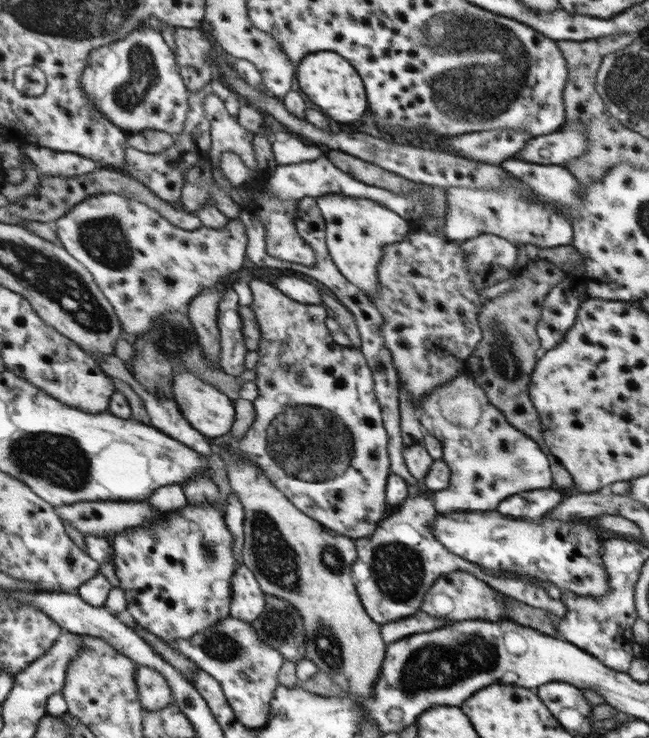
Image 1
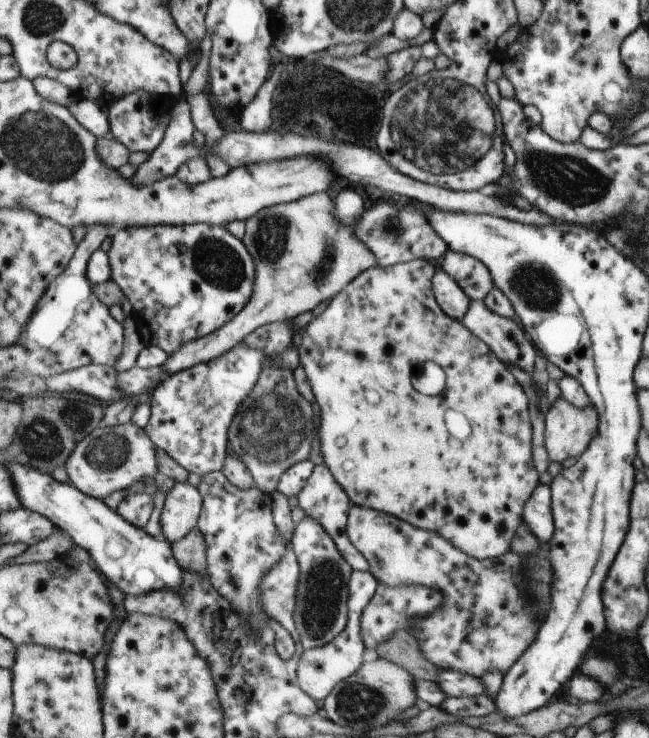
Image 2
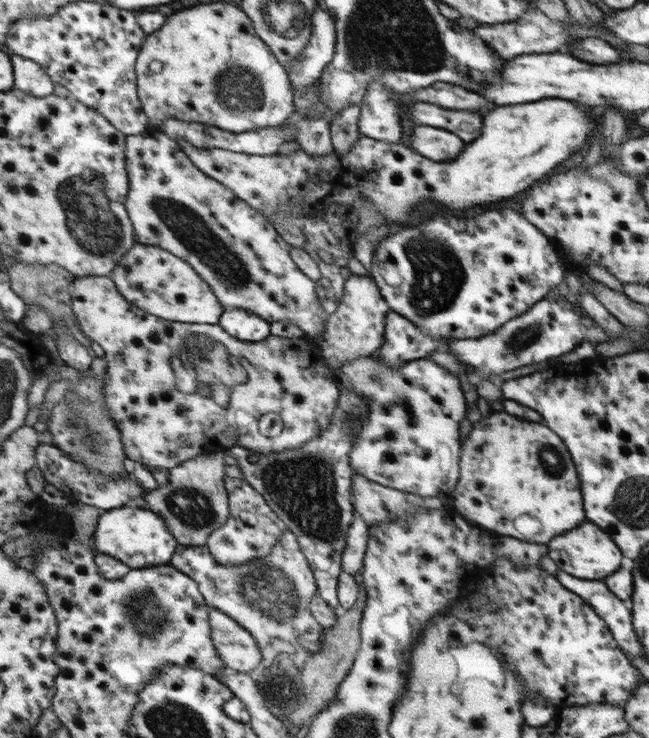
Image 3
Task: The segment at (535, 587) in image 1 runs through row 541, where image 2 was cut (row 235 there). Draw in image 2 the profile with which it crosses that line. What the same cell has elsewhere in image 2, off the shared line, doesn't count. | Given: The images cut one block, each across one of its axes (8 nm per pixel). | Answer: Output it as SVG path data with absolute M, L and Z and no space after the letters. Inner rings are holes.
M381 196L381 202L373 204L359 216L352 231L357 240L375 255L380 267L417 259L426 259L435 264L441 260L449 247L443 242L443 238L439 238L439 234L431 228L431 222L427 222L427 218L423 216L423 212L427 211L424 209L424 204L417 204L415 201L408 202Z

